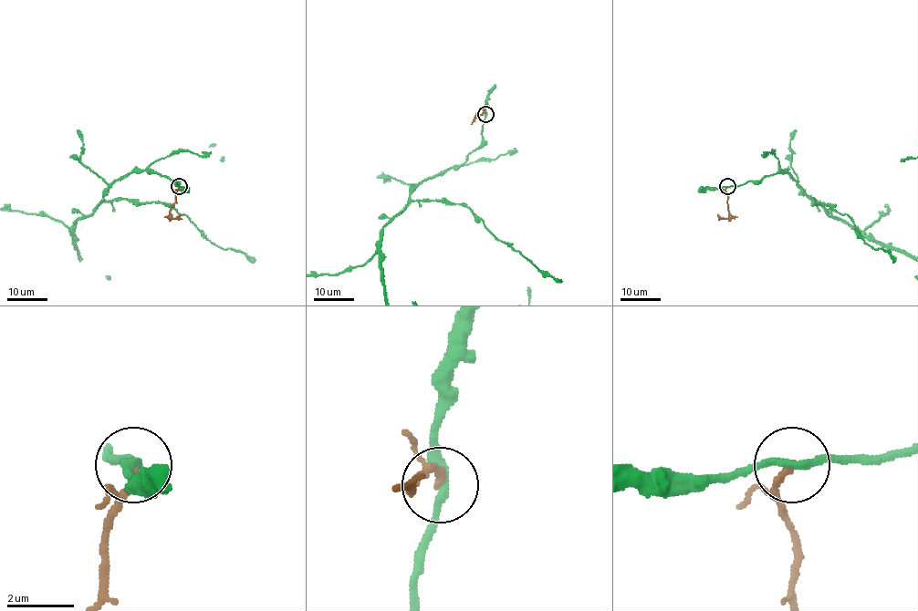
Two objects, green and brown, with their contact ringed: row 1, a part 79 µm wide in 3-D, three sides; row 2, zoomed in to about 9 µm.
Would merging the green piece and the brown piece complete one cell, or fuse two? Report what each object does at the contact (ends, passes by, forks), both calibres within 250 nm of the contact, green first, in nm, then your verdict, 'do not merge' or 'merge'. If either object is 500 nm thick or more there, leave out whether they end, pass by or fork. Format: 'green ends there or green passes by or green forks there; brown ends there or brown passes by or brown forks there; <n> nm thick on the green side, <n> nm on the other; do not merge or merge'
green passes by; brown ends there; 240 nm thick on the green side, 200 nm on the other; do not merge

